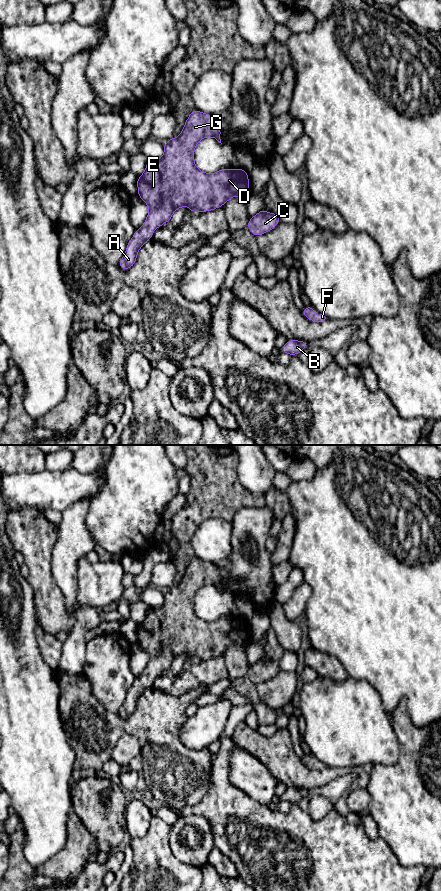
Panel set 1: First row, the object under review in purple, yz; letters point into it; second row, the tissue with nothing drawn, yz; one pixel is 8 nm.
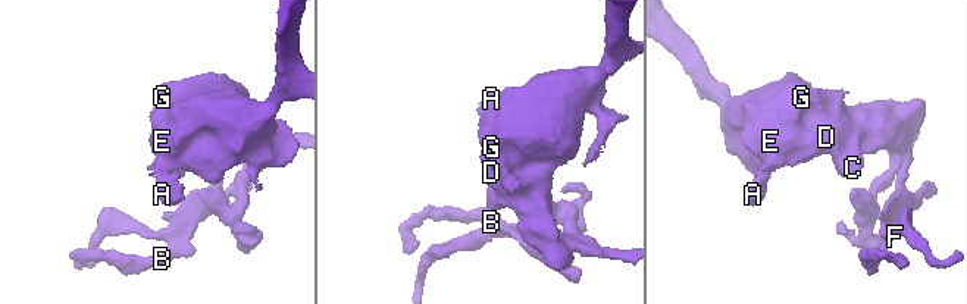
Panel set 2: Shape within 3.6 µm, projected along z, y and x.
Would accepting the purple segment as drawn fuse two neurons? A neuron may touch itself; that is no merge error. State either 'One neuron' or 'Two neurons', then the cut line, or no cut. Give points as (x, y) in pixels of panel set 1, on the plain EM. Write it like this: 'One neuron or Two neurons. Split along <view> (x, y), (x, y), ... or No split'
One neuron. No split

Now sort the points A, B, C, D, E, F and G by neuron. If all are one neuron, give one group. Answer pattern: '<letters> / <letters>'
A B C D E F G

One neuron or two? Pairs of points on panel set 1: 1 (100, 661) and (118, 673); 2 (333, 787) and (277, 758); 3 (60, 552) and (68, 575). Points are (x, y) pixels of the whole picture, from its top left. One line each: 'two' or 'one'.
1: one
2: two
3: one

